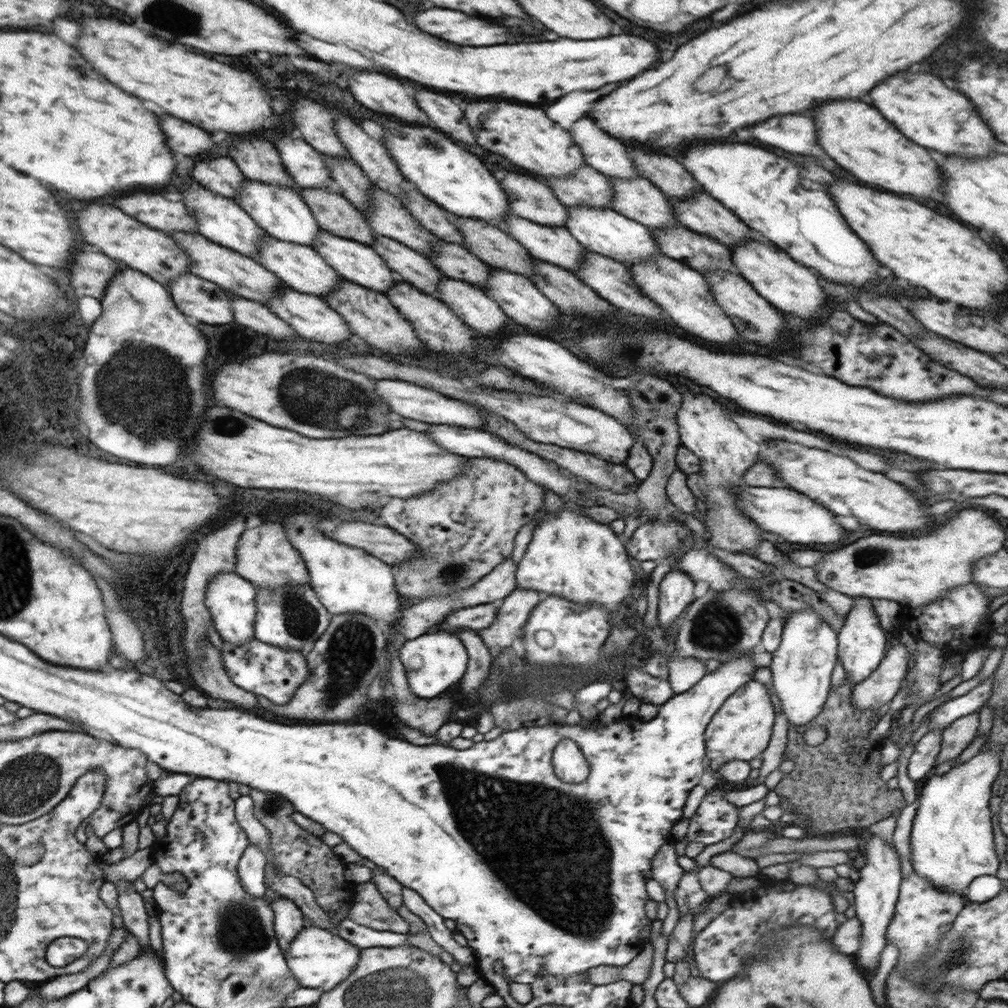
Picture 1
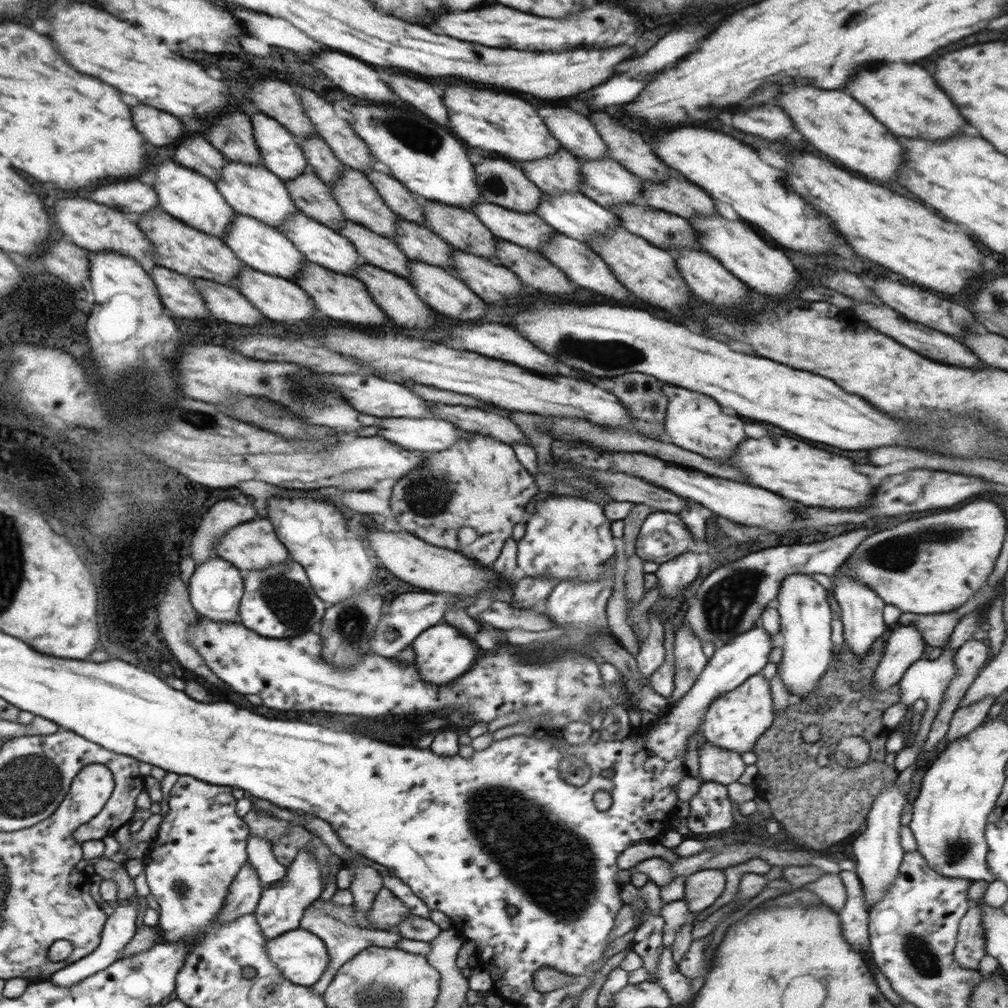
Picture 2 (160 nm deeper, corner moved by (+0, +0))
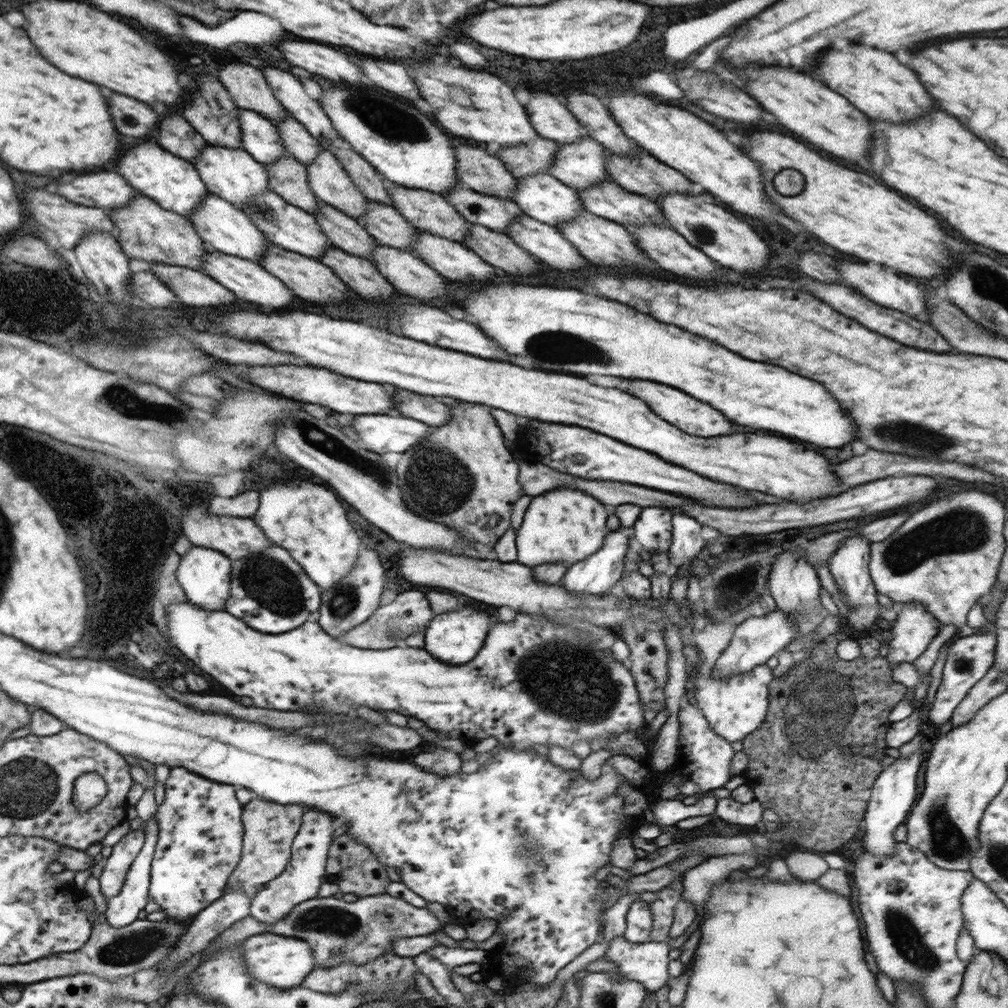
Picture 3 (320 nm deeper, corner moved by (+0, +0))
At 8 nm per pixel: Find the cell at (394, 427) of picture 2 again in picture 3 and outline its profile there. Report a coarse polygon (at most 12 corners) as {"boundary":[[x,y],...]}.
{"boundary":[[398,414],[355,416],[378,454],[406,452],[434,426]]}

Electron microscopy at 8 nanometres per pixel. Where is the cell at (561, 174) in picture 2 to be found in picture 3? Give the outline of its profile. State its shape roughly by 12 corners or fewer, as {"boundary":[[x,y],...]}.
{"boundary":[[539,135],[495,156],[516,177],[548,173],[560,145]]}

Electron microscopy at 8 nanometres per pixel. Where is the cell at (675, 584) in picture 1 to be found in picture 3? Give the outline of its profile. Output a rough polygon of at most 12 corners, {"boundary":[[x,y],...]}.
{"boundary":[[672,515],[670,564],[690,564],[705,546],[700,523]]}

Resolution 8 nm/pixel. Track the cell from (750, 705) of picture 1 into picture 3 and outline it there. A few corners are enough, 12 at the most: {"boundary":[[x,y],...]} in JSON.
{"boundary":[[767,665],[732,678],[695,676],[695,699],[730,743],[765,721]]}

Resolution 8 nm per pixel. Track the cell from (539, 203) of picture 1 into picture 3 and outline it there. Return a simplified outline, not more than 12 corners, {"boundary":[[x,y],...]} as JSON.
{"boundary":[[454,146],[459,184],[513,200],[518,180],[501,159]]}

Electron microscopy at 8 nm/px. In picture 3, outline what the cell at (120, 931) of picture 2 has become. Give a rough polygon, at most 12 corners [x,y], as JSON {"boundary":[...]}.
{"boundary":[[156,817],[147,821],[143,847],[124,886],[107,901],[109,925],[138,920],[150,901],[149,874],[159,835]]}

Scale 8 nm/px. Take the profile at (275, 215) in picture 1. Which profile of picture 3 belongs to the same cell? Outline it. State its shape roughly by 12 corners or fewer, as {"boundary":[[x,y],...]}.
{"boundary":[[212,146],[193,165],[210,193],[238,207],[269,190],[265,165]]}

